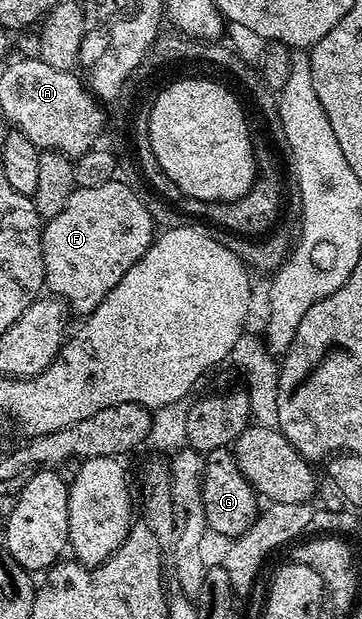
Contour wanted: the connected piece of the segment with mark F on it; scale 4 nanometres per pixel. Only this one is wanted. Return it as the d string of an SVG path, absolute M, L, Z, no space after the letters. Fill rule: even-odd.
M114 181L105 185L97 185L97 189L85 189L84 187L76 187L73 197L69 197L69 201L65 204L65 209L61 209L61 213L57 213L57 217L46 220L43 228L43 256L45 257L45 277L47 278L45 287L52 296L58 297L67 304L72 312L75 311L79 317L86 317L97 309L97 305L101 305L101 301L105 301L105 297L113 289L113 285L117 285L117 281L121 281L121 277L125 273L129 273L129 269L133 269L133 265L137 265L137 261L141 261L141 257L151 247L151 240L157 234L157 226L149 215L149 209L146 202L140 197L140 192L136 188L130 188L128 185L119 184Z

